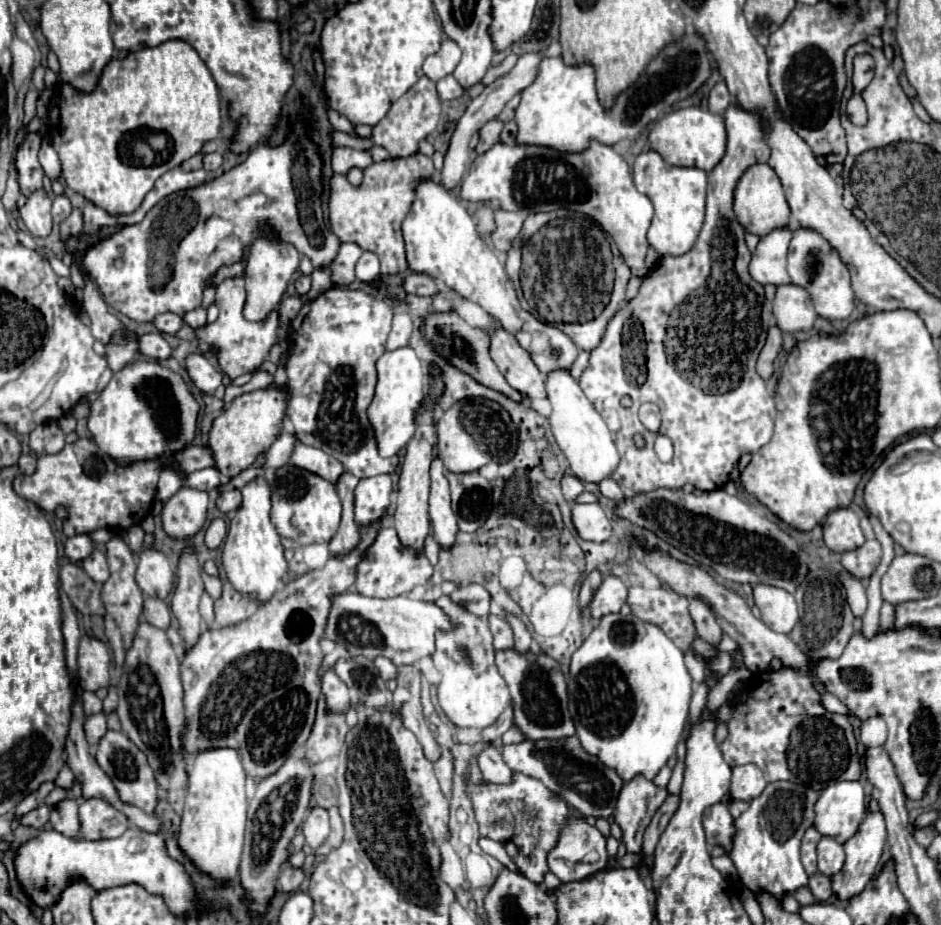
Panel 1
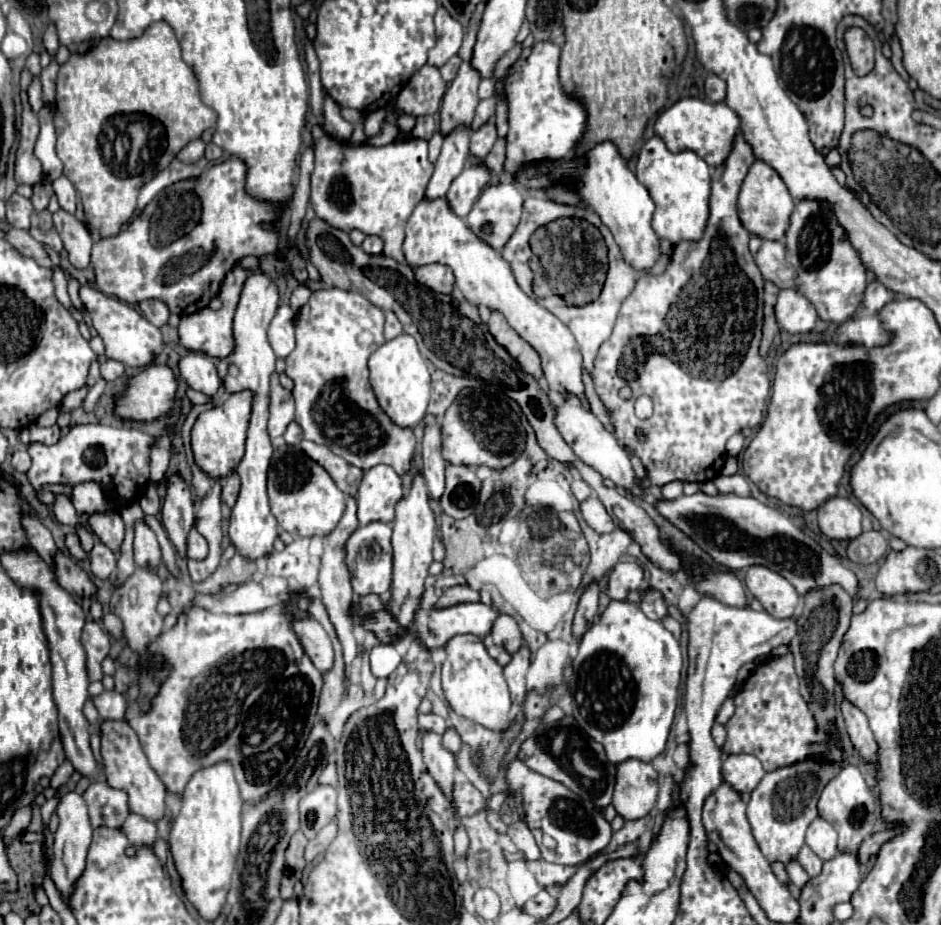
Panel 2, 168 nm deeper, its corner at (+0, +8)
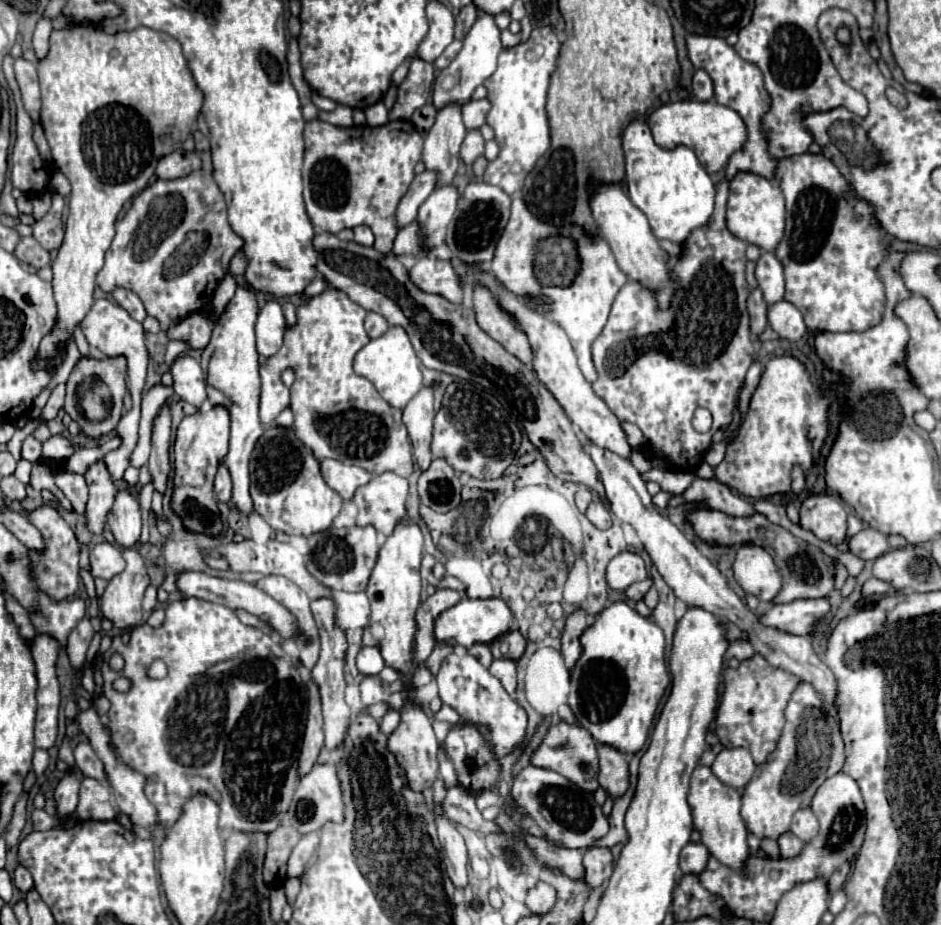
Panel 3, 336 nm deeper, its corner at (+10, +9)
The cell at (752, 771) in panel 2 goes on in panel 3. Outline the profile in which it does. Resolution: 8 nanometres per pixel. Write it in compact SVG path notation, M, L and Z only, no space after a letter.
M723 748L717 754L711 770L723 784L743 788L755 774L755 762L745 748Z

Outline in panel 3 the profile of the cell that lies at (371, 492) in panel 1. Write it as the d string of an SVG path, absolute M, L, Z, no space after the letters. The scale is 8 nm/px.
M393 472L373 476L365 486L357 488L353 496L353 504L359 508L357 526L371 524L377 528L377 532L389 536L397 520L403 520L407 516L405 498L407 498L405 478Z

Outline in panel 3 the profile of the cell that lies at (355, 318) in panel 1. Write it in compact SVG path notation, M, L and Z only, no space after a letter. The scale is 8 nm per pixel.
M327 288L297 308L297 324L287 328L285 342L275 354L285 368L293 368L295 372L289 404L295 414L295 436L307 448L311 448L317 460L335 458L343 464L359 466L371 474L389 470L407 478L413 472L413 454L407 428L401 420L401 410L391 408L367 378L353 372L355 354L369 342L369 336L363 328L365 316L367 310L355 304L345 292L335 288Z

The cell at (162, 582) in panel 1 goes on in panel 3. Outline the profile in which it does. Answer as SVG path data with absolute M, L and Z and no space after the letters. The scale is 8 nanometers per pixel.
M131 490L117 492L115 504L109 512L109 528L123 548L133 548L141 536L141 510Z

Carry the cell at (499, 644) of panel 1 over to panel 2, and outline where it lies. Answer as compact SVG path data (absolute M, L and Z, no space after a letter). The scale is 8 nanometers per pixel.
M499 615L495 625L493 625L493 631L491 631L491 639L495 645L501 645L507 653L517 653L519 647L523 645L523 635L521 635L521 629L517 625L517 621L509 615Z

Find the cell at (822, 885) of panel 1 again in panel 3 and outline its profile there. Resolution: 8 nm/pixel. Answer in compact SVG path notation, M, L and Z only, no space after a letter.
M787 832L785 836L781 836L781 840L777 840L777 842L779 842L779 848L781 848L781 856L783 858L797 858L801 854L803 844L791 832Z

